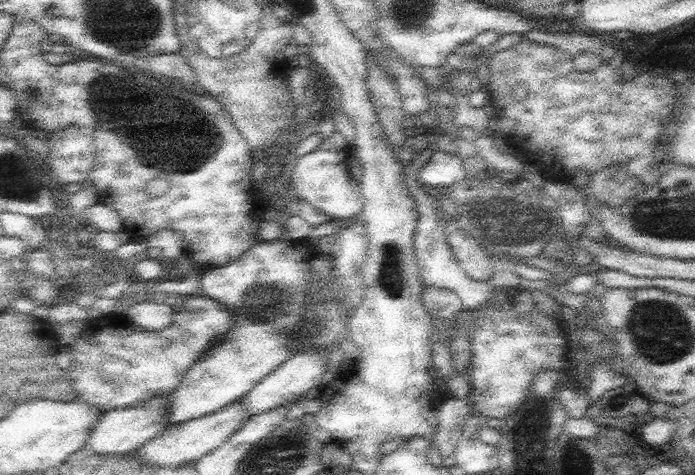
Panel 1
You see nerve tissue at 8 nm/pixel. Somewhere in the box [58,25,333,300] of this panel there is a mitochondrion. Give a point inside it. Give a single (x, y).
(178, 160)

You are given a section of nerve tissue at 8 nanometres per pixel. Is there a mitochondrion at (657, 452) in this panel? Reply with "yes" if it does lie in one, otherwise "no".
no

